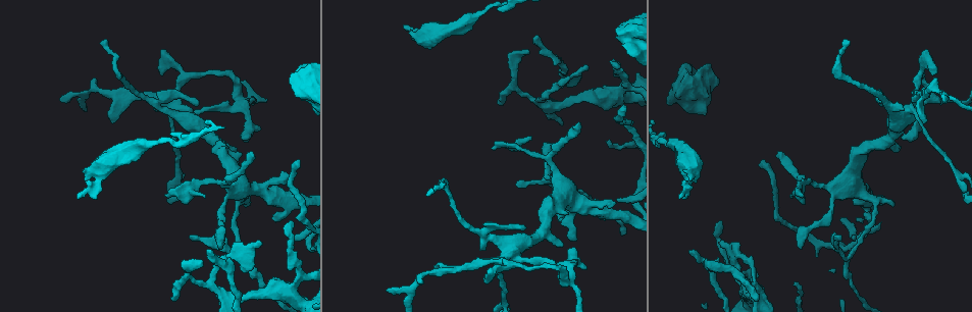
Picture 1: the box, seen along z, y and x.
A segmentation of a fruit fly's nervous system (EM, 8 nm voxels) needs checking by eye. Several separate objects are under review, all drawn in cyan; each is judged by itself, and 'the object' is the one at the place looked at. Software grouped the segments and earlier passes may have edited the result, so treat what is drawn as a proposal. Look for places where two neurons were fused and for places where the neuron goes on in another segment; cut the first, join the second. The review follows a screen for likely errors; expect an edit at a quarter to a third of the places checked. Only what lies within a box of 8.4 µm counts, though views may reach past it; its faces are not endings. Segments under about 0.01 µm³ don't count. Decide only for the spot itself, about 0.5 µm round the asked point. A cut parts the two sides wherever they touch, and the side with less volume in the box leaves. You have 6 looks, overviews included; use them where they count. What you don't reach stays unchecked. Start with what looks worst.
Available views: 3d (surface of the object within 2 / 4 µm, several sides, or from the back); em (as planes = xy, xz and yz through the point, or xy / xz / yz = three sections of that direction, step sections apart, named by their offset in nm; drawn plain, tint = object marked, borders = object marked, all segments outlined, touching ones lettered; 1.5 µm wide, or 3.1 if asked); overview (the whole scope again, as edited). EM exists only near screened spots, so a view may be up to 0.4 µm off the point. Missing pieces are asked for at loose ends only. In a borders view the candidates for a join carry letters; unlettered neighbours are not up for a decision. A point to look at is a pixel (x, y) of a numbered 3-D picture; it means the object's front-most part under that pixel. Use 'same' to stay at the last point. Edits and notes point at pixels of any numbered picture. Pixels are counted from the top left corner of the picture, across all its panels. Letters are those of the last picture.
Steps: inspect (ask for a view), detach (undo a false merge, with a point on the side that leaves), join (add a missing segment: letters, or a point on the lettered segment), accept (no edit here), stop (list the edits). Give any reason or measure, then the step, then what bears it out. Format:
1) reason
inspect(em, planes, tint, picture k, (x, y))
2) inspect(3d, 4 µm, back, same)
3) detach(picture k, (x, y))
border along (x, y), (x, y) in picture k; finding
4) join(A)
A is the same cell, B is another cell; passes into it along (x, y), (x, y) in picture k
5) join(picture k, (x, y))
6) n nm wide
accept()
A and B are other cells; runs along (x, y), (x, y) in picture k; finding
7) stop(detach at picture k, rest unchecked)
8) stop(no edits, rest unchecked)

thin end
inspect(em, planes, borders, picture 1, (403, 24))

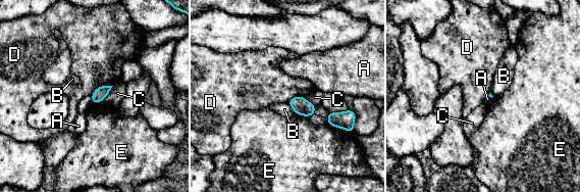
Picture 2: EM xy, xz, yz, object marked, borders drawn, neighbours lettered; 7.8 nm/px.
accept()
A, B, C, D and E are other cells; border along (112, 85), (101, 85), (91, 95) in picture 2; none of them fits

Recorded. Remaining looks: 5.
an open end
inspect(em, planes, borders, picture 1, (190, 239))

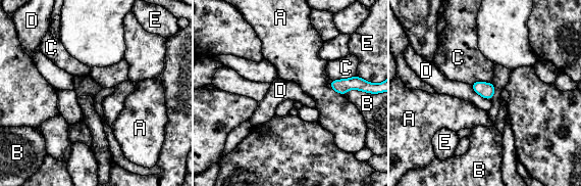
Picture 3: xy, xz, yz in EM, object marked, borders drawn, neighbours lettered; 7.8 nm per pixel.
accept()
A, B, C, D and E are other cells; border along (470, 85), (478, 94), (490, 99) in picture 3; none of them fits

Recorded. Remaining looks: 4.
branch stops here
inspect(em, planes, borders, picture 1, (258, 241))

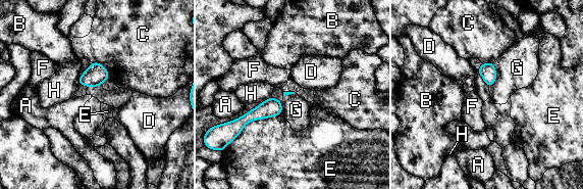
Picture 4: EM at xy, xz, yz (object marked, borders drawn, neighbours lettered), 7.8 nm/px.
accept()
A, B, C, D, E, F, G and H are other cells; border along (92, 61), (99, 62), (109, 77) in picture 4; none of them fits

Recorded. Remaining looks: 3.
stop(no edits, rest unchecked)

